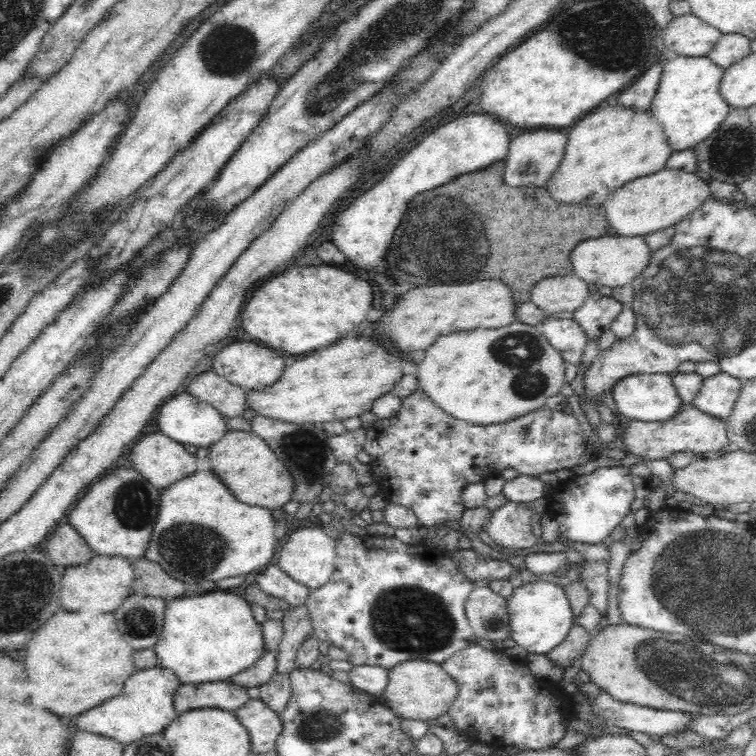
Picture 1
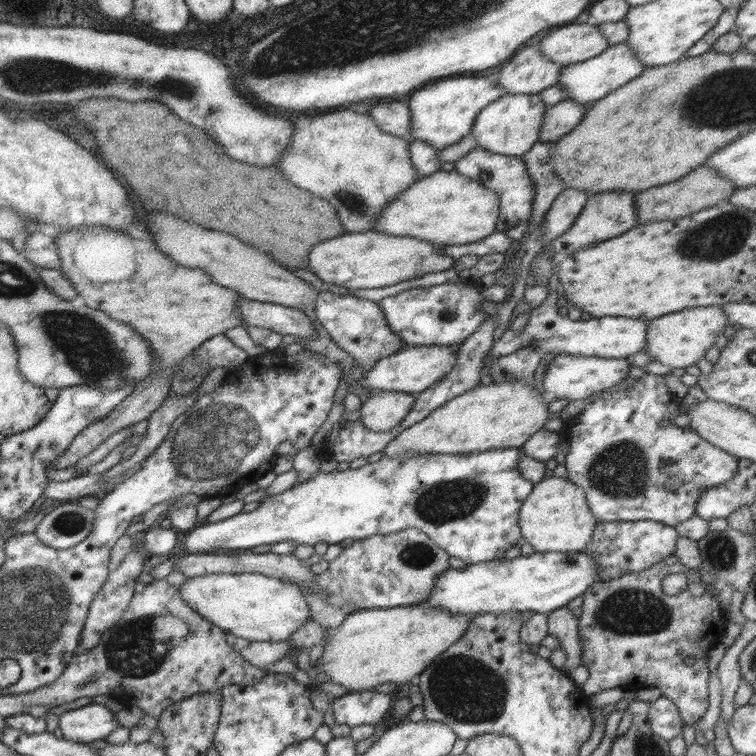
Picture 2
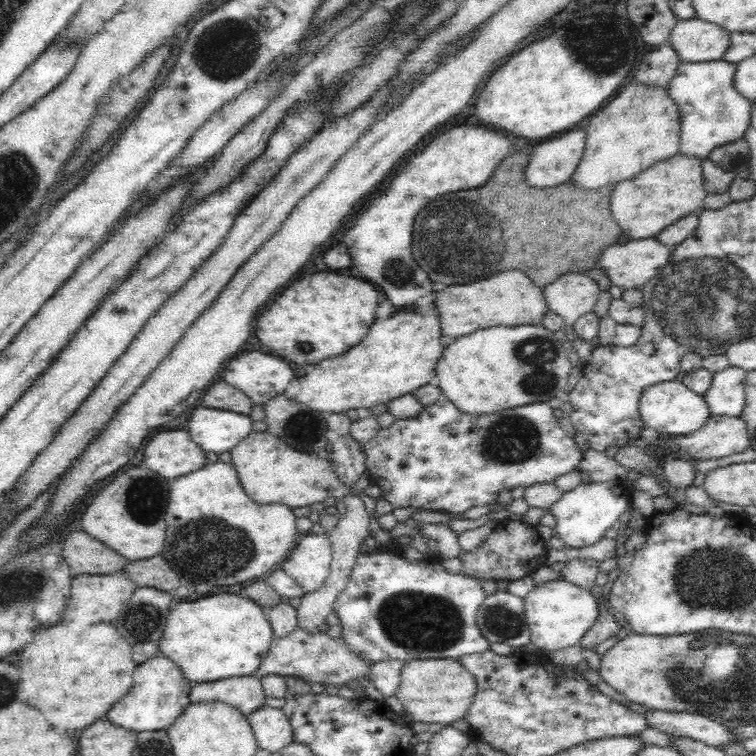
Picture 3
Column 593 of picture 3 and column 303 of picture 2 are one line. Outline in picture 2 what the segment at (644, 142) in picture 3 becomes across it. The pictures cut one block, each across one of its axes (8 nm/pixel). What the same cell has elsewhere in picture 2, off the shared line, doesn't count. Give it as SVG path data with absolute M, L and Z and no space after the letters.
M350 109L333 110L293 120L288 150L277 158L279 170L297 188L325 198L338 215L345 232L367 231L381 210L409 184L419 179L412 166L406 140L381 132L373 117Z

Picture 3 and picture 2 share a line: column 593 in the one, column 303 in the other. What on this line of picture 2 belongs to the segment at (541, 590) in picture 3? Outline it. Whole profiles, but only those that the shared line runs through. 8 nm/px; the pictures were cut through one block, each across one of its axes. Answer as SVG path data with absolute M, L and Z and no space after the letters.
M256 573L191 577L177 590L183 603L213 626L254 642L288 641L301 624L311 620L309 606L297 585L284 584L279 579Z

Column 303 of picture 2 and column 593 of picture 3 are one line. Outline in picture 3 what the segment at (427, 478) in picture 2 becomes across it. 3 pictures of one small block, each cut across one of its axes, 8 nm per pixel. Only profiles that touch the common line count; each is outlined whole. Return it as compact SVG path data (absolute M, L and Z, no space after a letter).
M621 480L582 482L570 492L563 492L560 500L550 508L551 514L555 516L555 536L564 541L565 547L594 545L605 536L607 530L618 525L620 517L630 505L631 491Z

